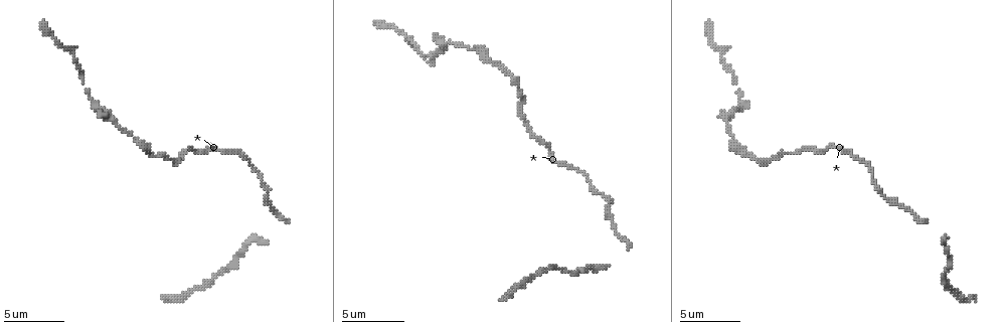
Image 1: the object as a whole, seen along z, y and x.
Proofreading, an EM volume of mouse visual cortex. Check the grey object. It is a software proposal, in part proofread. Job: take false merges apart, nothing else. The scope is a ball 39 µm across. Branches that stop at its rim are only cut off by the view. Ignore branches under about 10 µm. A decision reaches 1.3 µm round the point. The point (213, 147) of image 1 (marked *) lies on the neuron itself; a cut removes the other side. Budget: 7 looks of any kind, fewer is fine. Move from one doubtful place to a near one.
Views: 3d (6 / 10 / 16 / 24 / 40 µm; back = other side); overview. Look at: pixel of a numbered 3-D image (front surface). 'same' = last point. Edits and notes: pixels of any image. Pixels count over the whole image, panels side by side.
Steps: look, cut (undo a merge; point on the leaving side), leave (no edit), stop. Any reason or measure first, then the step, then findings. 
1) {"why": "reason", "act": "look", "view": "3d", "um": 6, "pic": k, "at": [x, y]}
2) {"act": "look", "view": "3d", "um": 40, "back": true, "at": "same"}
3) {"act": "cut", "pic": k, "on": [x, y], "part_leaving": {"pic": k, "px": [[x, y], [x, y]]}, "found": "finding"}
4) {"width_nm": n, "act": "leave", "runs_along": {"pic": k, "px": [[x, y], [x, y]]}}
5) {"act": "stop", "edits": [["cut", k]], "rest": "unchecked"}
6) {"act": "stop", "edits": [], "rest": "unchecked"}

{"why": "sudden change in width", "act": "look", "view": "3d", "um": 10, "pic": 1, "at": [183, 153]}

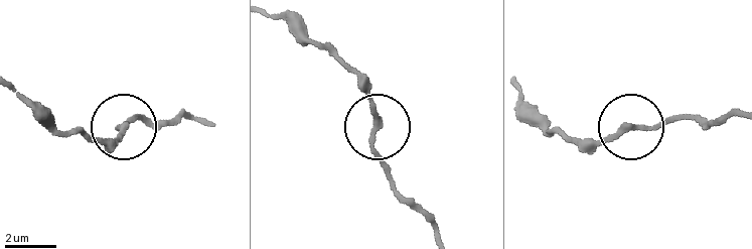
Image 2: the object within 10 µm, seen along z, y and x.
{"act": "leave", "runs_along": {"pic": 2, "px": [[736, 114], [626, 126], [583, 150]]}, "found": "continuous, no second neuron"}

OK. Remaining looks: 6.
{"why": "sudden change in width", "act": "look", "view": "3d", "um": 16, "pic": 1, "at": [431, 59]}

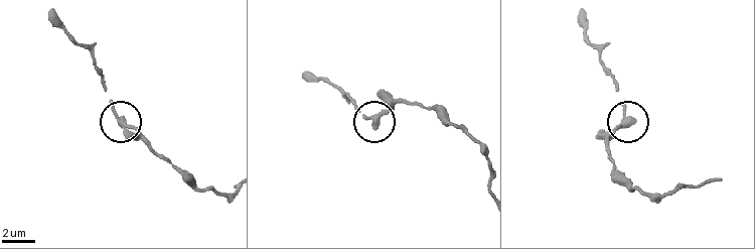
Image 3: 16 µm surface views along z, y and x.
{"width_nm": 350, "act": "leave", "runs_along": {"pic": 3, "px": [[483, 149], [419, 105], [399, 102], [375, 119], [357, 113]]}, "found": "continuous, no second neuron"}

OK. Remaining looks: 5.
{"why": "thick turns thin", "act": "look", "view": "3d", "um": 10, "pic": 1, "at": [139, 144]}

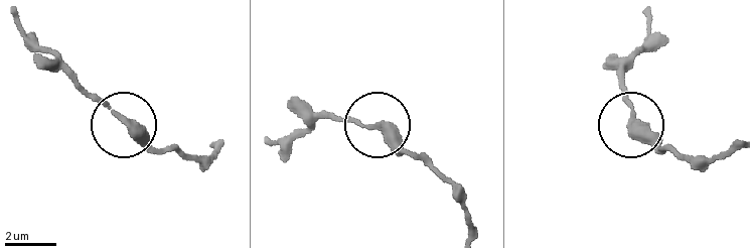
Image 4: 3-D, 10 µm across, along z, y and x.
{"act": "look", "view": "3d", "um": 10, "back": true, "pic": 4, "at": [121, 121]}

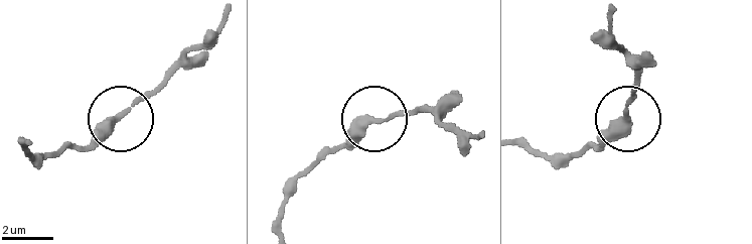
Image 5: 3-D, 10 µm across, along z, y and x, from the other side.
{"act": "leave", "runs_along": {"pic": 5, "px": [[24, 141], [32, 154], [89, 143], [184, 58]]}, "found": "all the same neuron"}

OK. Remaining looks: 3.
{"act": "stop", "edits": [], "rest": "unchecked"}

